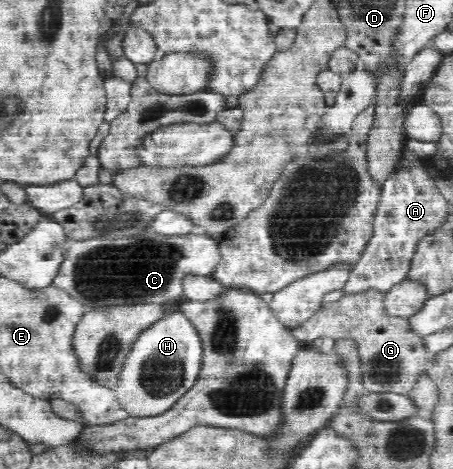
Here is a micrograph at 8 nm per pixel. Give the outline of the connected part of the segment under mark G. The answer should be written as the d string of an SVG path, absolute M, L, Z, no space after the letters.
M367 291L361 295L342 297L316 311L305 323L289 328L291 333L304 344L310 344L319 335L354 337L358 341L363 359L363 381L365 391L405 394L413 389L422 376L433 354L428 354L421 338L407 328L407 318L387 316L383 312L384 295L379 291Z

